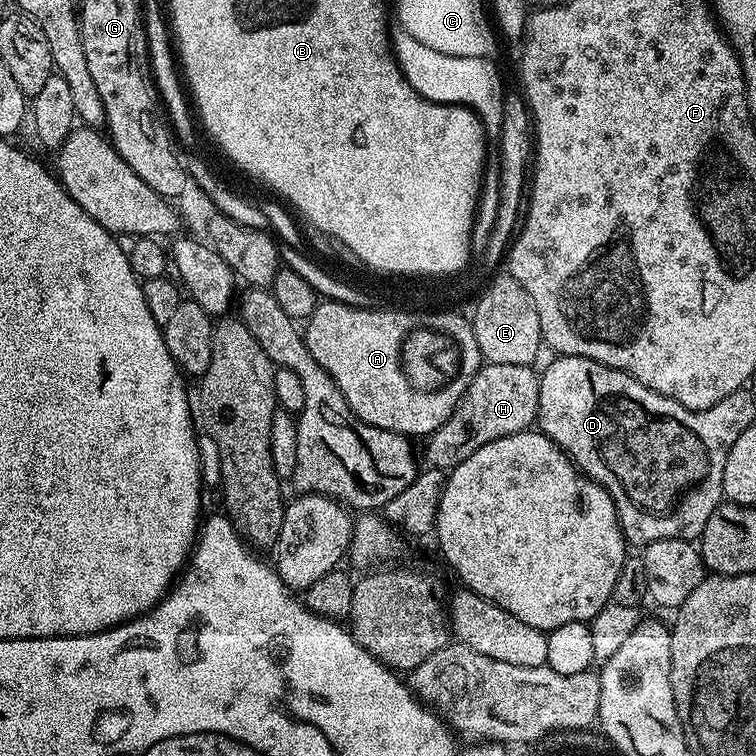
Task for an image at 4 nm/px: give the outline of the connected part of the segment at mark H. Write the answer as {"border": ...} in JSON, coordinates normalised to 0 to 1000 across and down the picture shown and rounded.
{"border":[[[636,480],[595,553],[565,578],[561,603],[558,598],[560,612],[567,619],[597,622],[616,611],[627,595],[638,595],[643,585],[659,585],[659,579],[700,570],[710,560],[713,520],[714,499],[705,483]]]}

